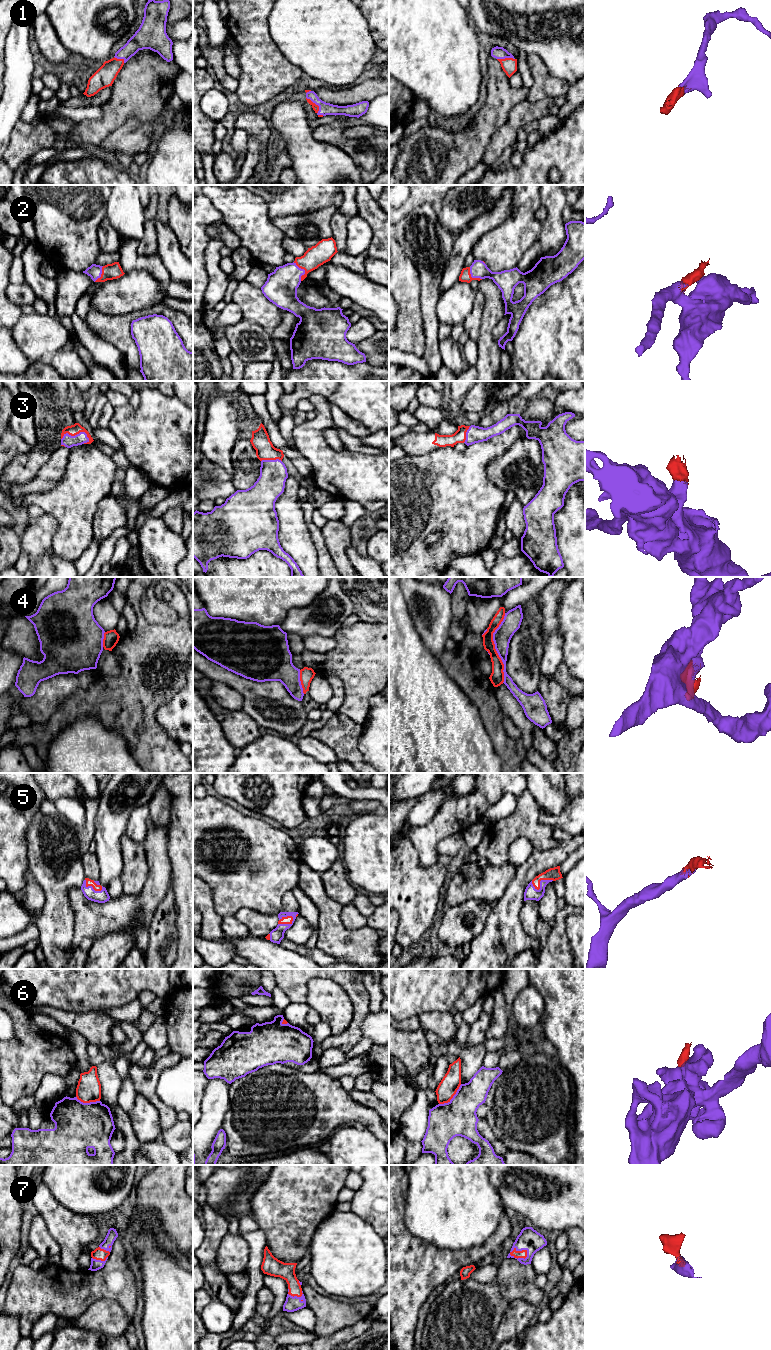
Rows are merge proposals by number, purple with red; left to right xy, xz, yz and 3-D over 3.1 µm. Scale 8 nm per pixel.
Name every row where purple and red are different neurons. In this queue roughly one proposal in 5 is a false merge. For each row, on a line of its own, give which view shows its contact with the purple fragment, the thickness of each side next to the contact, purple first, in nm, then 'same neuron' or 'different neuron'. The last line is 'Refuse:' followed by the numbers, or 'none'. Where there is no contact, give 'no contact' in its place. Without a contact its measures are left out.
1: meets purple in xz; 100 nm thick on the purple side, 50 nm on the other; same neuron
2: meets purple in xz; 260 nm thick on the purple side, 170 nm on the other; same neuron
3: meets purple in xy; 100 nm thick on the purple side, 90 nm on the other; same neuron
4: meets purple in yz; 150 nm thick on the purple side, 110 nm on the other; different neuron
5: meets purple in xz; 110 nm thick on the purple side, 60 nm on the other; same neuron
6: meets purple in yz; 300 nm thick on the purple side, 160 nm on the other; different neuron
7: meets purple in yz; 180 nm thick on the purple side, 60 nm on the other; same neuron
Refuse: 4, 6

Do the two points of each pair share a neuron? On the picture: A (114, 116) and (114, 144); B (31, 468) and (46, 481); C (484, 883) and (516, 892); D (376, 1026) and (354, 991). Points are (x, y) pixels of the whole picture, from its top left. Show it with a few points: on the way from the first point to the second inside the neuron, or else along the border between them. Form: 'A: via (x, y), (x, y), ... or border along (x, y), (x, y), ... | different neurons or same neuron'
A: border along (134, 118), (128, 118), (99, 144) | different neurons
B: border along (51, 453), (31, 480), (16, 483) | different neurons
C: border along (516, 869), (503, 896), (497, 902) | different neurons
D: border along (369, 1010), (360, 1028), (360, 1035) | different neurons

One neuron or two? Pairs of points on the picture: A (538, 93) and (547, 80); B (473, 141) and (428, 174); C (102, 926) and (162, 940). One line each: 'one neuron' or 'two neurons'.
A: one neuron
B: one neuron
C: two neurons

